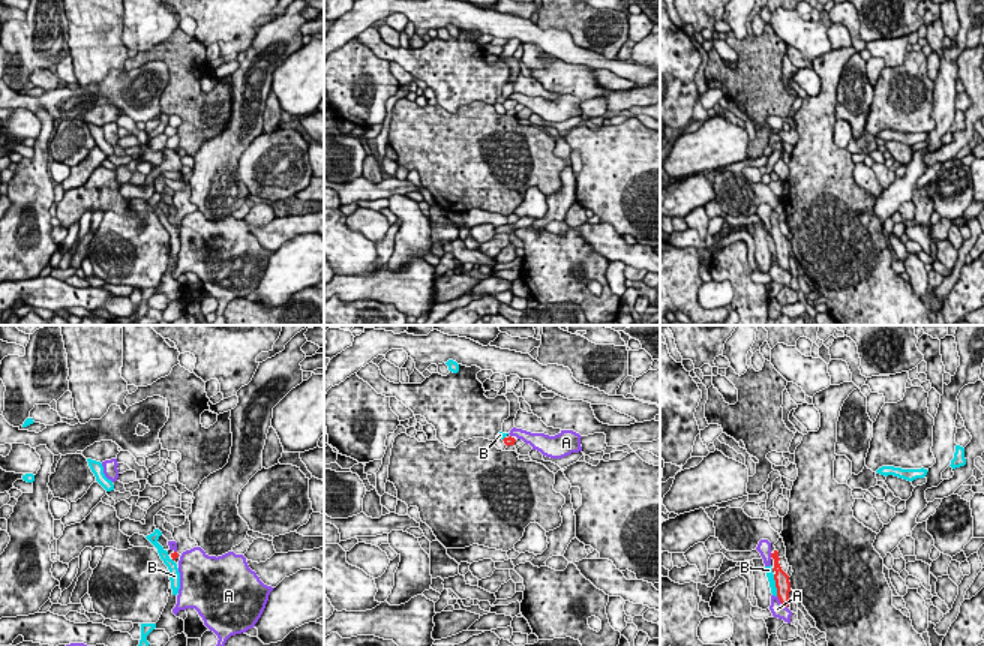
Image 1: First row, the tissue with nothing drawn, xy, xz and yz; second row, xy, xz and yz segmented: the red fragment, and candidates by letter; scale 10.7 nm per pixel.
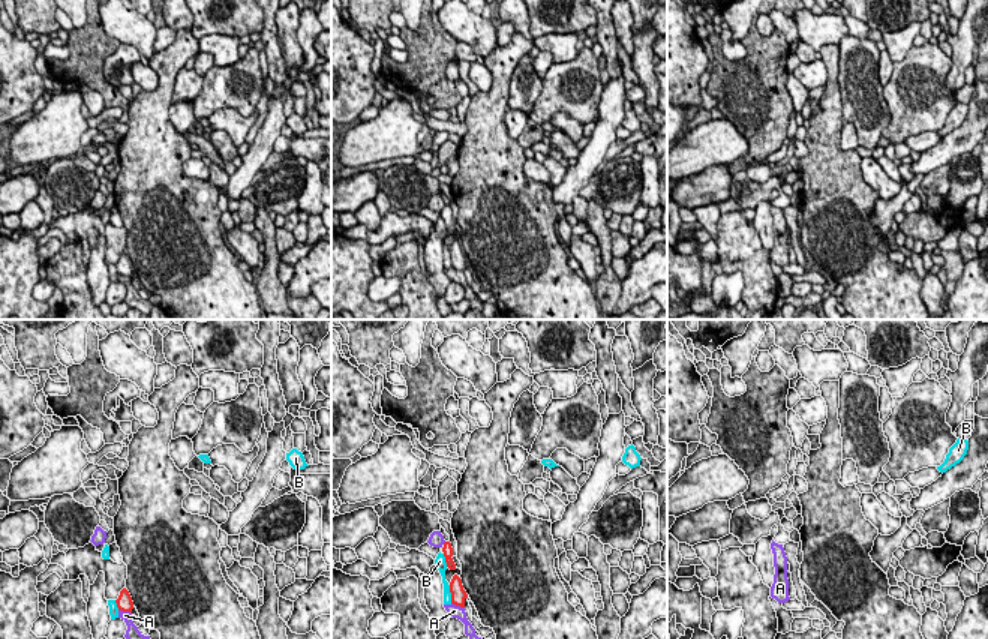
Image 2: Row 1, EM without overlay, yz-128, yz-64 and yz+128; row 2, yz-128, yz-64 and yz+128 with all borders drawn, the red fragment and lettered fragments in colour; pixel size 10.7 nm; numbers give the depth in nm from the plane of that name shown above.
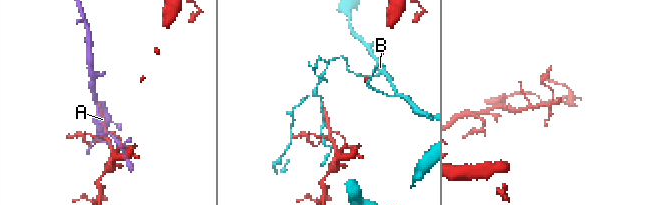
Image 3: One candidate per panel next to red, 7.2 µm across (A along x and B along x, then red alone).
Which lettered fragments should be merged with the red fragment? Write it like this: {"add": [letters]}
{"add": []}

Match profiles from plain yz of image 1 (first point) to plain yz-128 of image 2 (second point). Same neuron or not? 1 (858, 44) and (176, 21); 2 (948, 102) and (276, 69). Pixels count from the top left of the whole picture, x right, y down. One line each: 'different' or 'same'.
1: same
2: different

